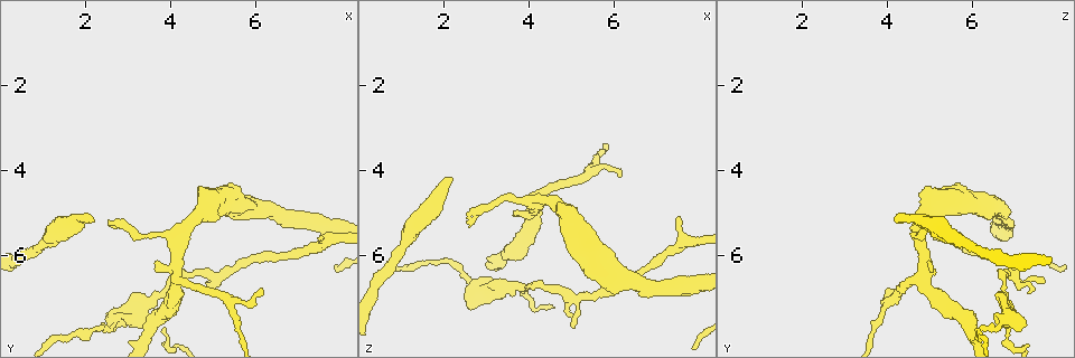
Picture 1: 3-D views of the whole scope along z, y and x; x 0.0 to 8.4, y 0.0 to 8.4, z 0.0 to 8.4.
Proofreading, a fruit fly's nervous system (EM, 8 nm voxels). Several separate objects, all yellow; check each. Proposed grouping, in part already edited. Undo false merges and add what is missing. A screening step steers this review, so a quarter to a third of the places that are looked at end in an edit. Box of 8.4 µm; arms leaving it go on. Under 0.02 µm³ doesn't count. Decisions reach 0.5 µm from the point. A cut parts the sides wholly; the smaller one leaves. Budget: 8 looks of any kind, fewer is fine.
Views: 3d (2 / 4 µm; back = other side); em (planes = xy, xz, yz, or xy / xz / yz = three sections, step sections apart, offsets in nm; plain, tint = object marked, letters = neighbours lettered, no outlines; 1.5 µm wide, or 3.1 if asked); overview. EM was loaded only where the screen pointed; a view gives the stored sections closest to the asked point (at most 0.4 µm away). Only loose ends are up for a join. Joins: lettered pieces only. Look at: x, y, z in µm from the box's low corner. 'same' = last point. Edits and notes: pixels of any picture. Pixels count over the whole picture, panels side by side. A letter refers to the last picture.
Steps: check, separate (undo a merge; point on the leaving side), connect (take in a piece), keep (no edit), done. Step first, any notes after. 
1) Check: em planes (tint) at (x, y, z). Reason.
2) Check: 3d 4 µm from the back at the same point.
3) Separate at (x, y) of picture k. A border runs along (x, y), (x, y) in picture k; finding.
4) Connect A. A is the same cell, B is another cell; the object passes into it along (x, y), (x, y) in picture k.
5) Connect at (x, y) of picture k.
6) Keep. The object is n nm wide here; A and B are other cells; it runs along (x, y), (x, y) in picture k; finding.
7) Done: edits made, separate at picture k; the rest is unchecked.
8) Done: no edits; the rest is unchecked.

Check: 3d 2 µm at (6.70, 5.00, 6.65). Calibre changes.

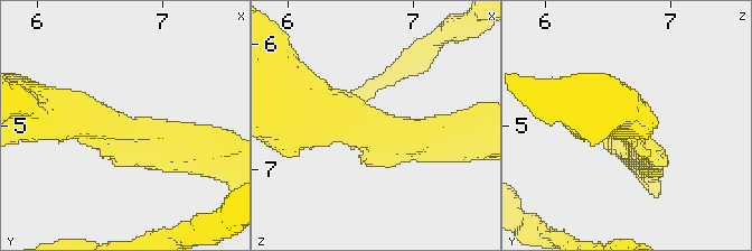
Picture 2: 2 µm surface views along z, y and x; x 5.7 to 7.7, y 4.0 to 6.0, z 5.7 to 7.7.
Check: em planes (plain) at (6.66, 5.00, 6.66).

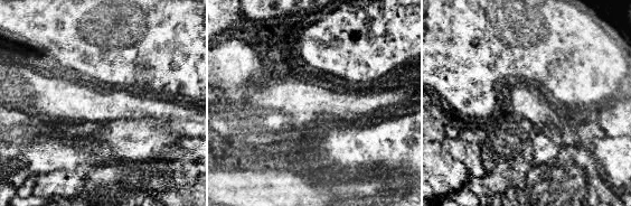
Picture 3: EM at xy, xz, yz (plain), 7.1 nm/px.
Check: em planes (letters) at the same point. What lies round it.

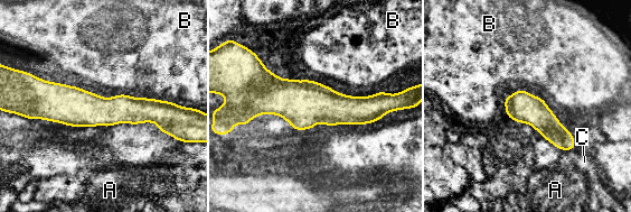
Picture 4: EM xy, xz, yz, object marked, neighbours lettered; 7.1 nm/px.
Keep. A, B and C are other cells; a border runs along (121, 93), (173, 102) in picture 4; all the same neuron.

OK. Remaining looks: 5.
Check: em planes (plain) at (7.50, 5.60, 5.15). An open end.

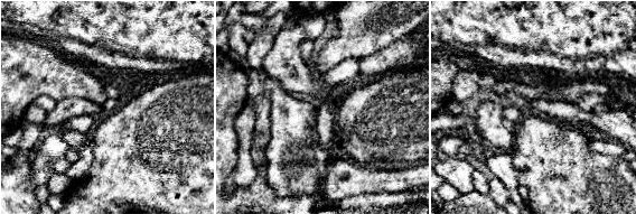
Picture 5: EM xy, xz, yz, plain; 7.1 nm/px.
Check: em planes (letters) at the same point.

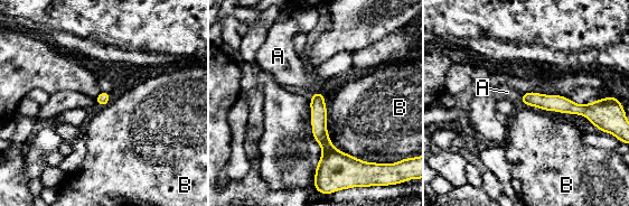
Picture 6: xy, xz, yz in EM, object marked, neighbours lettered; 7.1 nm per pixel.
Connect A. A is the same cell, B is another cell; the object passes into it along (544, 102), (522, 99), (507, 92) in picture 6; it goes on there.

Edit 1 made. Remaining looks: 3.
Check: overview. See it whole again.

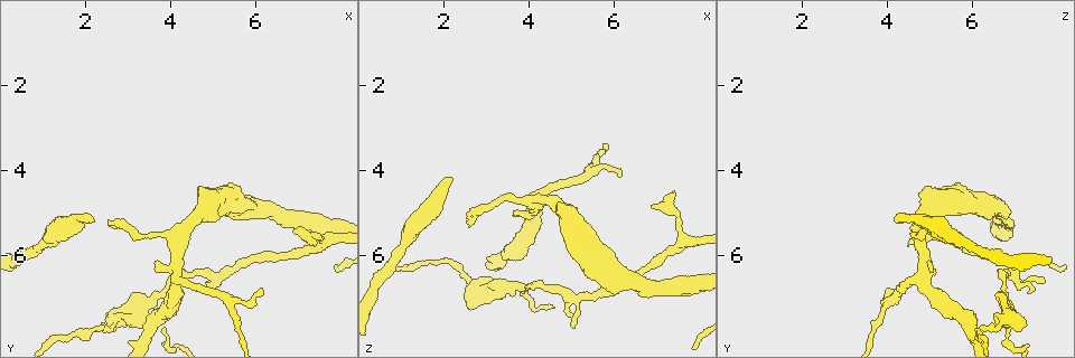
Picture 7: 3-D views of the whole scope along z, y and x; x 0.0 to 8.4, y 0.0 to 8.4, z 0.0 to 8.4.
Check: em planes (letters) at (3.65, 6.30, 5.05).

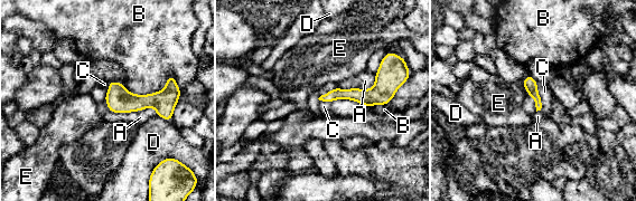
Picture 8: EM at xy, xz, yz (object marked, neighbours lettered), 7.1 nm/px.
Keep. The longest contact is with B, 420 nm; A, B, C, D and E are other cells; it runs along (175, 93), (165, 101), (108, 98) in picture 8; no lettered piece goes on from it.

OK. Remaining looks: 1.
Done: edits made, connect at picture 6; the rest is unchecked.

